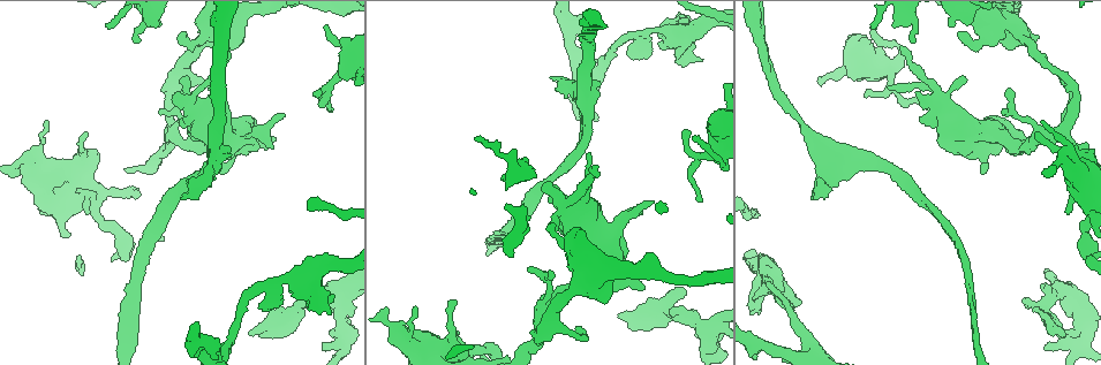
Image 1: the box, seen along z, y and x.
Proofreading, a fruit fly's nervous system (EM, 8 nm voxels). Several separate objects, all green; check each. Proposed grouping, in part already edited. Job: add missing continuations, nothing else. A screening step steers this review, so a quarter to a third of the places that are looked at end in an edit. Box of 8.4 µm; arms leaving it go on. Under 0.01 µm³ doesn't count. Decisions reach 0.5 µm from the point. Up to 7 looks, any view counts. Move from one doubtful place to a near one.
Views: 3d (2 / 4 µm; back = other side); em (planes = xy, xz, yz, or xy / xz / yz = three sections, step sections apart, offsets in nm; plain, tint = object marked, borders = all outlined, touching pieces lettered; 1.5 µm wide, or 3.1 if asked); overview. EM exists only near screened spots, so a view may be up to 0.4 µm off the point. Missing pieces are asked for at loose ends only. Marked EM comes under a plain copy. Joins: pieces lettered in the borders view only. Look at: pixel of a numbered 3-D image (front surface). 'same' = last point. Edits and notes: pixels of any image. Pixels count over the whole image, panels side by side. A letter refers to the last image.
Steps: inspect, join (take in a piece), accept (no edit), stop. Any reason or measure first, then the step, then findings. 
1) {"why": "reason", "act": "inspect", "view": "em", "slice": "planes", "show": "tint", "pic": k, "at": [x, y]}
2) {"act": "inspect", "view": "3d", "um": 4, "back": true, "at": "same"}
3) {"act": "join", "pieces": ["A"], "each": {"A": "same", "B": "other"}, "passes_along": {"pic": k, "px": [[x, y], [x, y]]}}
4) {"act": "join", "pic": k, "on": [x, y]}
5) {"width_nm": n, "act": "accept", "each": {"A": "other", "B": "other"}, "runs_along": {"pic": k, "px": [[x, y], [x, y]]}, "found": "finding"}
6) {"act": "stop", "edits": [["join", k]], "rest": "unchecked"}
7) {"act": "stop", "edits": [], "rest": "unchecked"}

{"why": "an open end", "act": "inspect", "view": "em", "slice": "planes", "show": "borders", "pic": 1, "at": [331, 112]}

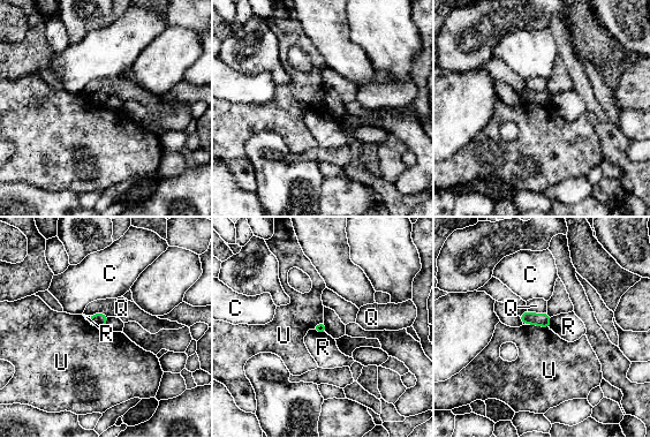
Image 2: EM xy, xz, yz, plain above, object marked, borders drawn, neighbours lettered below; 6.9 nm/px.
{"act": "accept", "each": {"C": "other", "Q": "other", "R": "other", "U": "other"}, "border": {"pic": 2, "px": [[530, 324], [549, 329]]}, "found": "no lettered piece goes on from it"}

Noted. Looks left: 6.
{"why": "thin end", "act": "inspect", "view": "em", "slice": "yz", "step": 8, "show": "borders", "pic": 1, "at": [697, 138]}

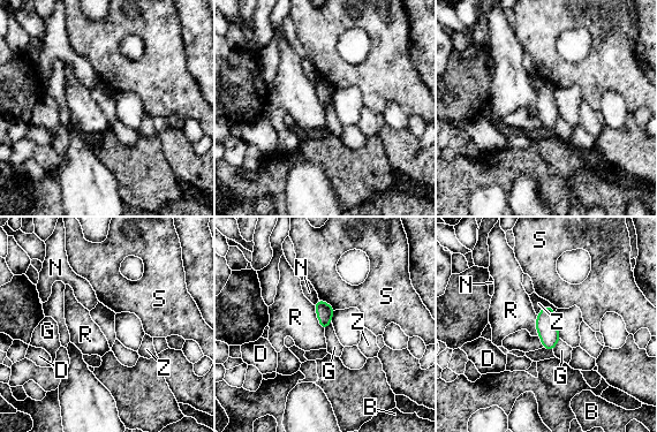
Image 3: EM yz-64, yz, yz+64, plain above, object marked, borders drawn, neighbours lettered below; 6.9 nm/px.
{"why": "cut it another way", "act": "inspect", "view": "em", "slice": "planes", "show": "borders", "at": "same"}

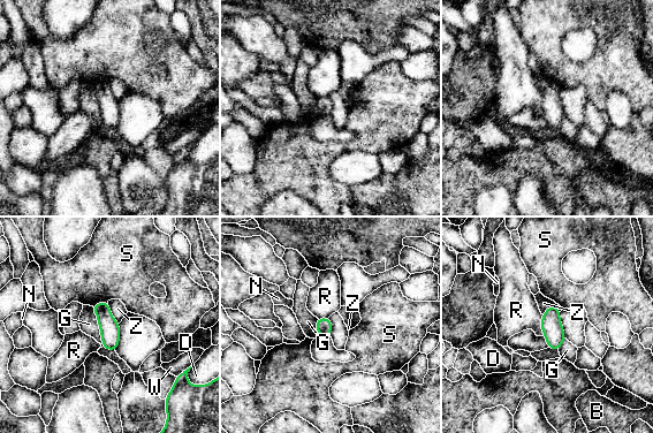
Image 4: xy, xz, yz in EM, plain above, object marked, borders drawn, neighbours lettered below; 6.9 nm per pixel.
{"width_nm": 110, "act": "accept", "each": {"B": "other", "D": "other", "G": "other", "N": "other", "R": "other", "S": "other", "W": "other", "Z": "other"}, "border": {"pic": 4, "px": [[541, 314], [541, 331], [545, 335]]}, "found": "none of them fits"}

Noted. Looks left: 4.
{"why": "thin end", "act": "inspect", "view": "3d", "um": 2, "pic": 1, "at": [135, 43]}

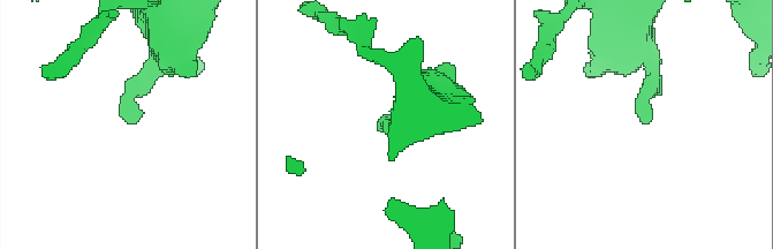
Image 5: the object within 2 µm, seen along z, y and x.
{"act": "inspect", "view": "em", "slice": "planes", "show": "tint", "pic": 5, "at": [383, 130]}

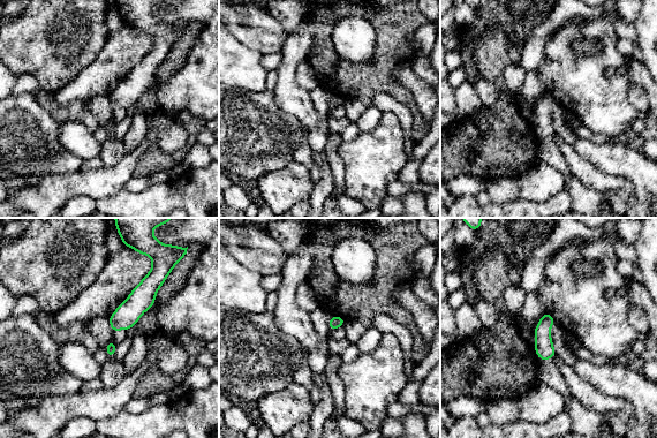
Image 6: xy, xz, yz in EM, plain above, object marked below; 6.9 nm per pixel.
{"act": "inspect", "view": "em", "slice": "planes", "show": "borders", "at": "same"}

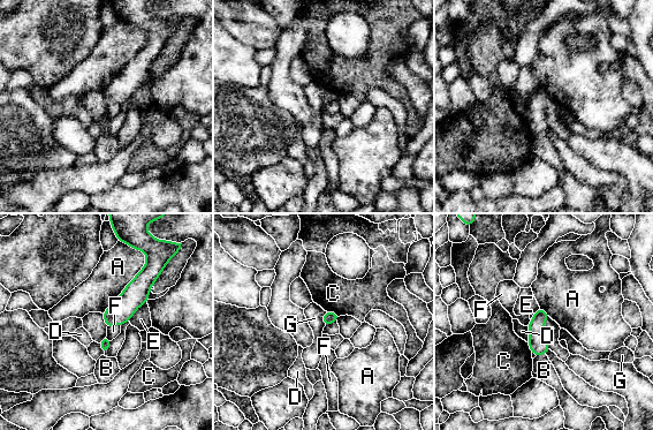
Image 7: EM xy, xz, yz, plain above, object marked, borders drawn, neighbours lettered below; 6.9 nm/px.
{"act": "accept", "each": {"A": "other", "B": "other", "C": "other", "D": "other", "E": "other", "F": "other", "G": "other"}, "runs_along": {"pic": 7, "px": [[156, 271], [108, 323]]}, "found": "none of them fits"}

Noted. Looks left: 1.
{"act": "stop", "edits": [], "rest": "unchecked"}

